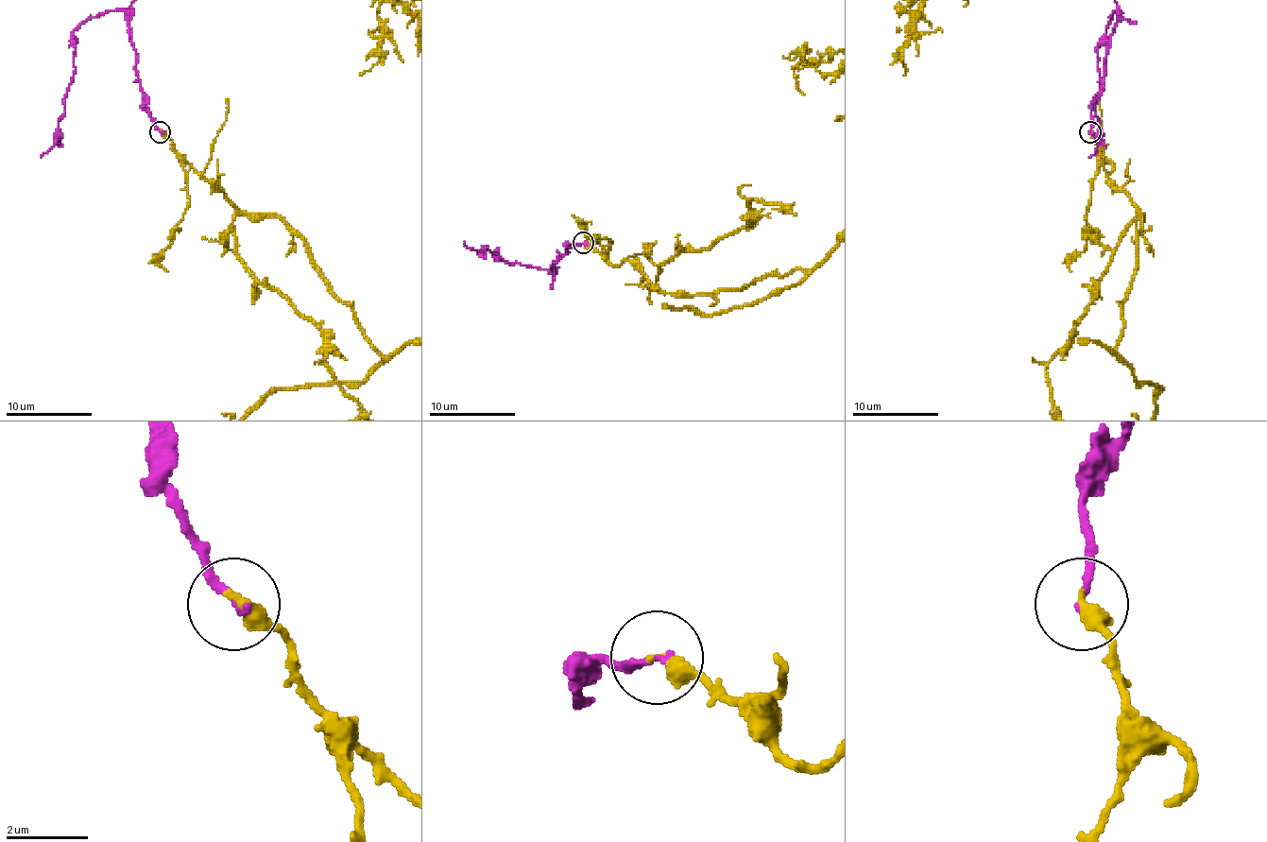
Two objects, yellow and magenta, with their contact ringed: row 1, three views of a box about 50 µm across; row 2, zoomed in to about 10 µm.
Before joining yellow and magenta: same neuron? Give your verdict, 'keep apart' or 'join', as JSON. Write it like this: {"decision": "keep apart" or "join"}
{"decision": "join"}

